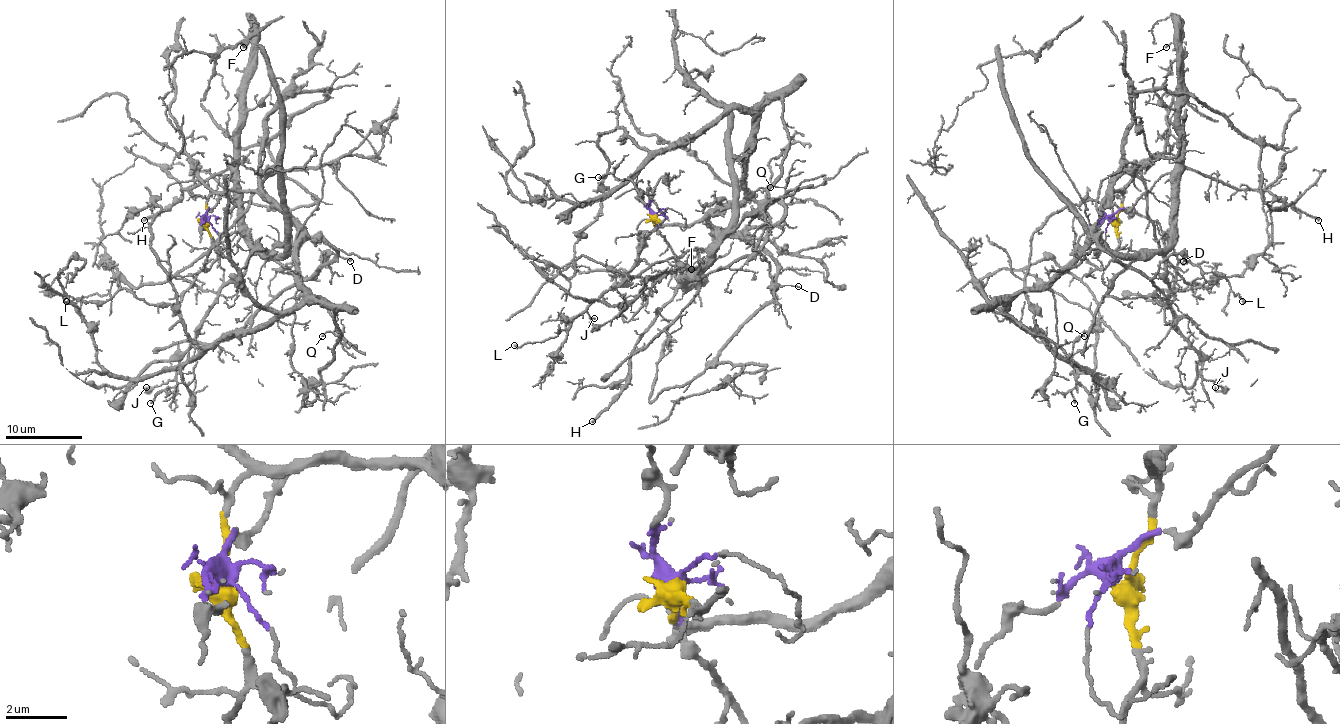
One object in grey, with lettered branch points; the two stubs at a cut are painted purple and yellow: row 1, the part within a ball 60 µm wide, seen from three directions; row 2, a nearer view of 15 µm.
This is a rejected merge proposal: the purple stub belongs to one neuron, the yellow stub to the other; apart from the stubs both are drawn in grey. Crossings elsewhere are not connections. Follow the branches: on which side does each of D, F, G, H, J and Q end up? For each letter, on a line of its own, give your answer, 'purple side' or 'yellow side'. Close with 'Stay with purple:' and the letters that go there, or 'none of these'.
D: yellow side
F: purple side
G: yellow side
H: purple side
J: purple side
Q: purple side
Stay with purple: F, H, J, Q

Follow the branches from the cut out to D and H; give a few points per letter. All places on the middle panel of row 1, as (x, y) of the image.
D: (653, 216), (660, 226), (693, 226), (747, 199), (778, 201), (785, 214), (760, 253), (772, 280), (799, 285)
H: (653, 216), (658, 232), (674, 253), (680, 270), (676, 295), (635, 345), (626, 385), (591, 422)

